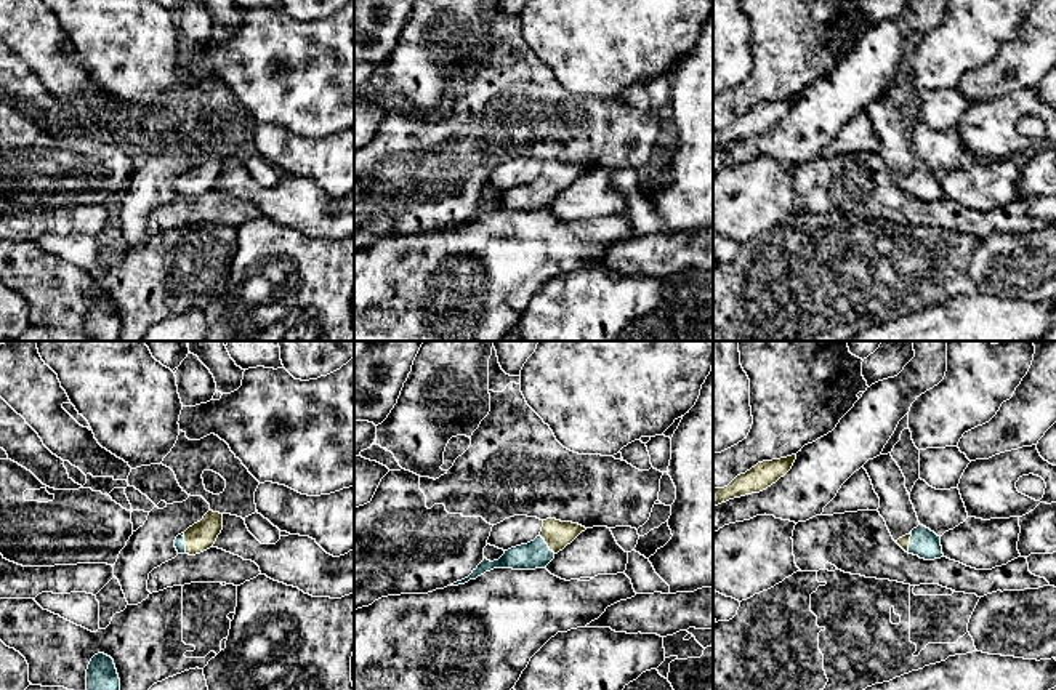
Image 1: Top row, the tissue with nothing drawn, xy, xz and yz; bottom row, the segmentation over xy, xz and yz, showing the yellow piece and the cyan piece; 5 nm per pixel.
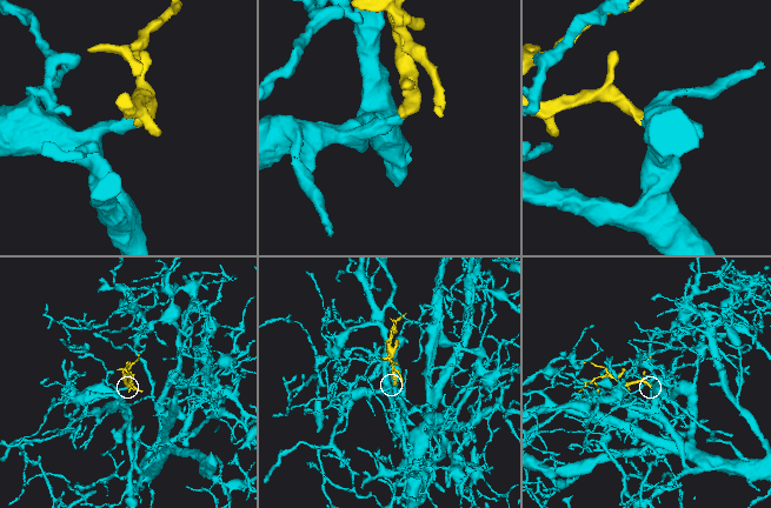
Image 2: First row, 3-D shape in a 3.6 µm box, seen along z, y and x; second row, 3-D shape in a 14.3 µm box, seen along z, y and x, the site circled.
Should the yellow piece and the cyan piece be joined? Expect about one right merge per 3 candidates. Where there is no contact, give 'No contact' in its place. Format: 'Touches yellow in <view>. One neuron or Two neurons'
Touches yellow in xy. One neuron

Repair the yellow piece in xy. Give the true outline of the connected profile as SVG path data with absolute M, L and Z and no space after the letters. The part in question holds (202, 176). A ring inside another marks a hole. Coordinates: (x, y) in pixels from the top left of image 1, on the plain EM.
M208 152L204 160L175 181L178 195L195 197L213 189L223 171L223 155Z

